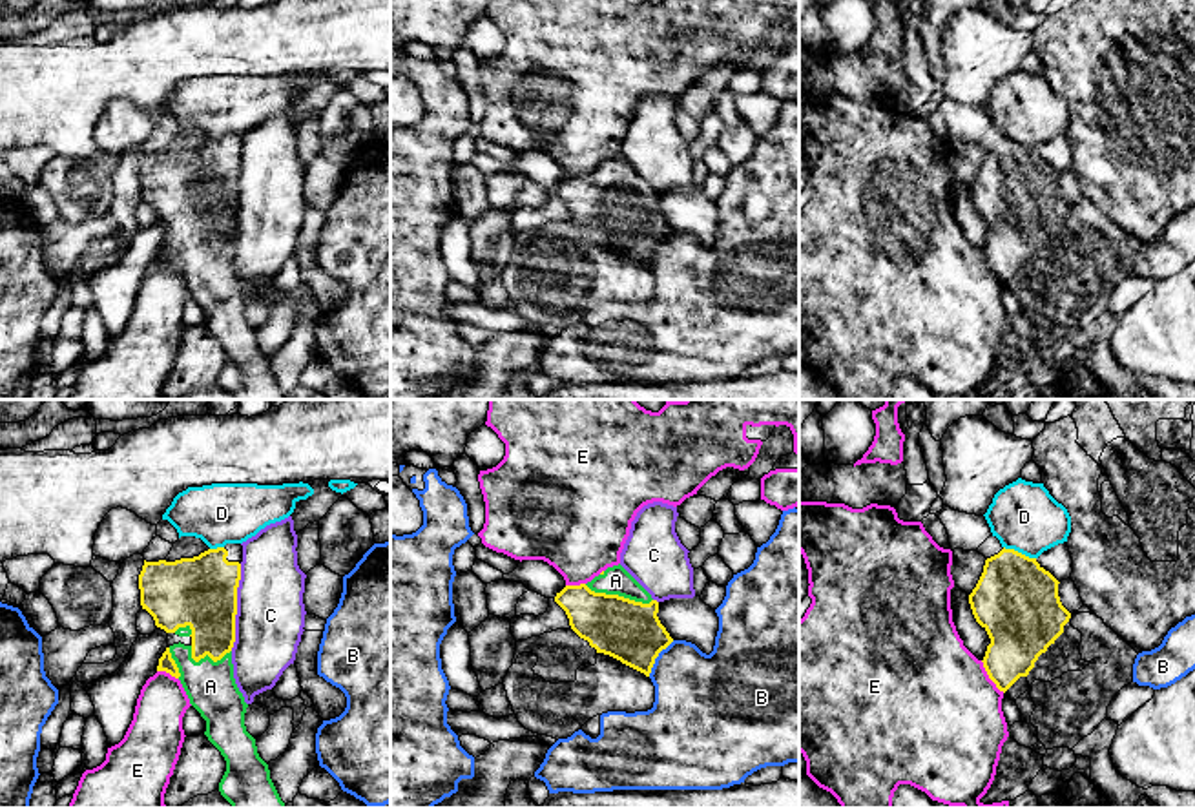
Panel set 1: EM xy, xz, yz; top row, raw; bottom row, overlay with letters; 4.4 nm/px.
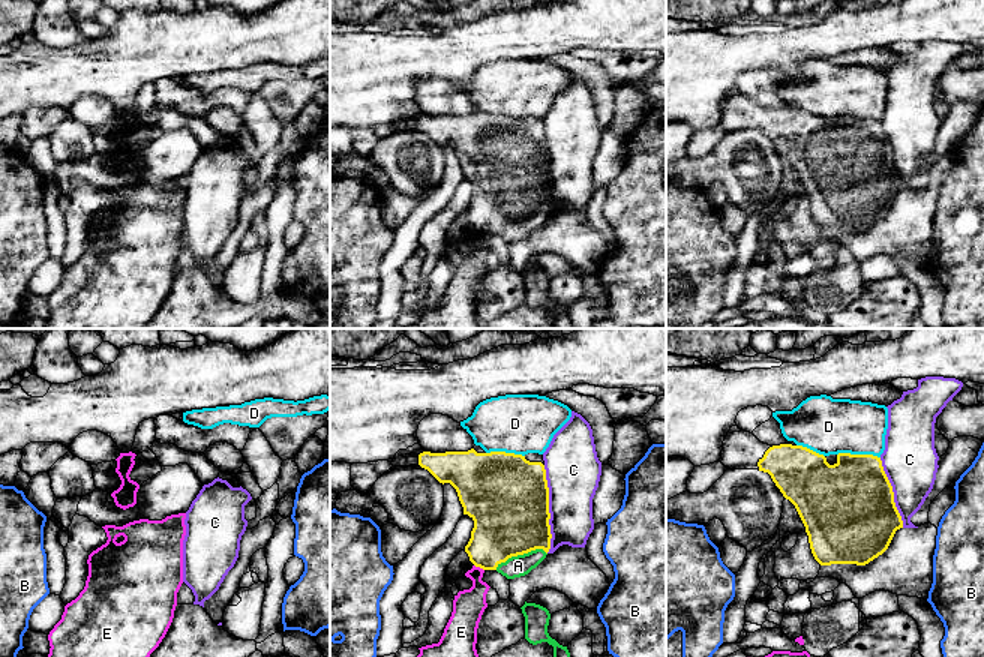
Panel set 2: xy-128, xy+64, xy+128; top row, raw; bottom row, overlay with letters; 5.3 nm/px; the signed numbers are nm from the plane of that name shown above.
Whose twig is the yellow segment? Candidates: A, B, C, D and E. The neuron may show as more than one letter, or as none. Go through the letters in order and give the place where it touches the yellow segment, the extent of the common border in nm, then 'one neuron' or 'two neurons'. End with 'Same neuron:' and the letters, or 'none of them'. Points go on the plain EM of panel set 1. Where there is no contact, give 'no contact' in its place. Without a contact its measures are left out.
A: xz (617, 186) | 320 nm | one neuron
B: xz (657, 247) | 200 nm | two neurons
C: xy (236, 199) | 380 nm | two neurons
D: yz (1020, 145) | 160 nm | two neurons
E: yz (989, 269) | 180 nm | two neurons
Same neuron: A

